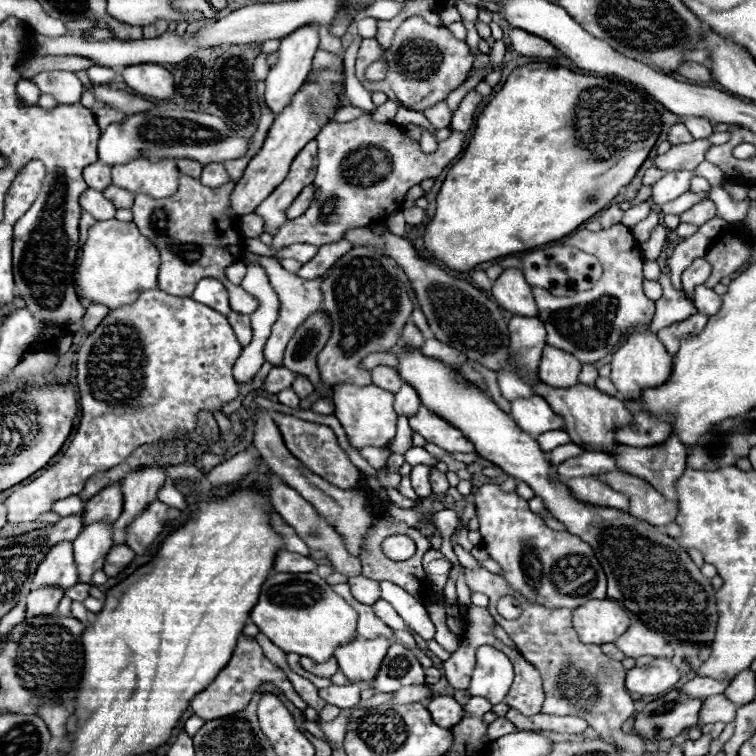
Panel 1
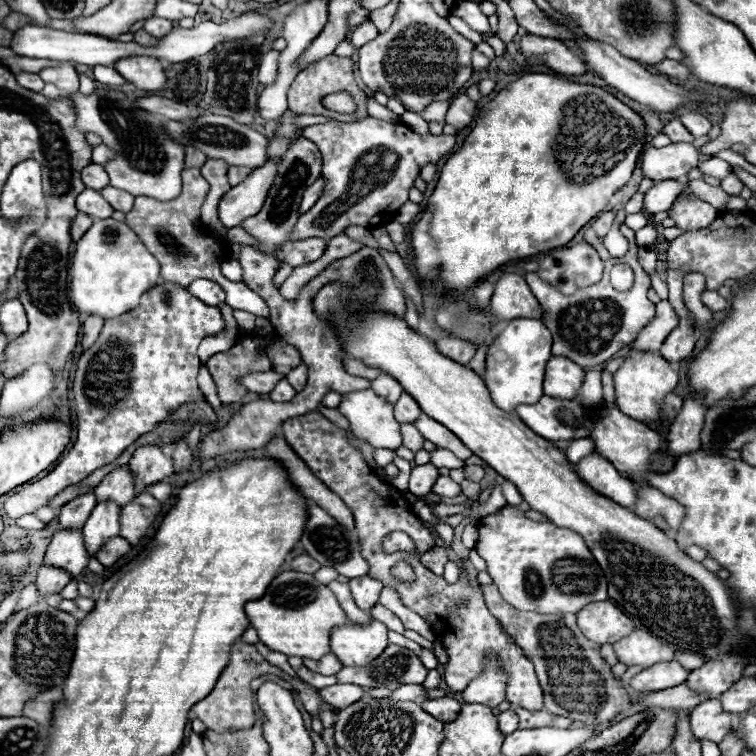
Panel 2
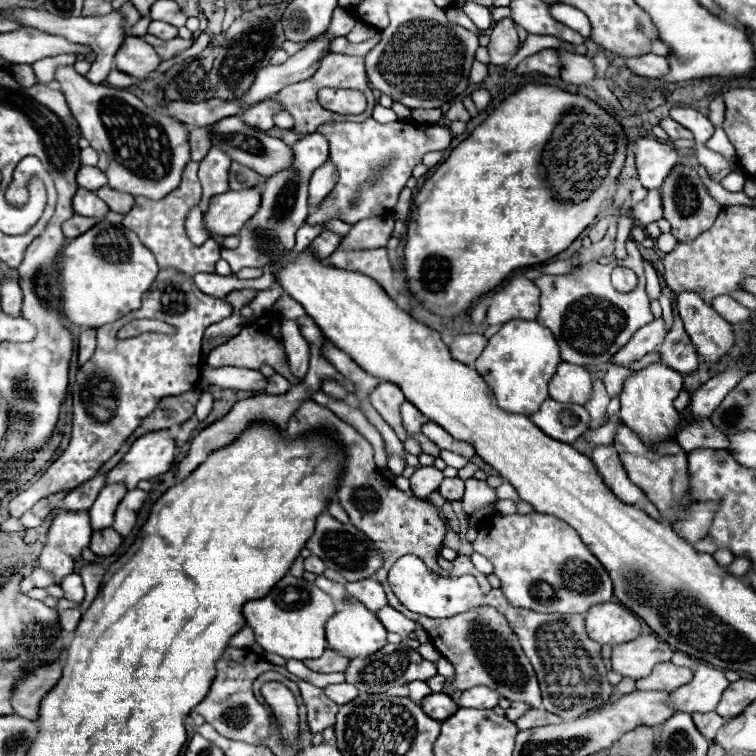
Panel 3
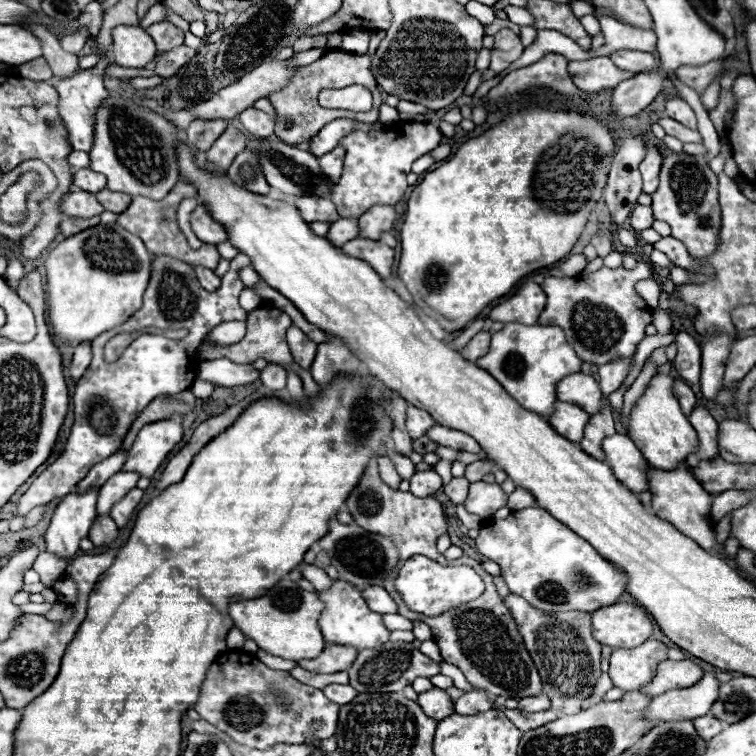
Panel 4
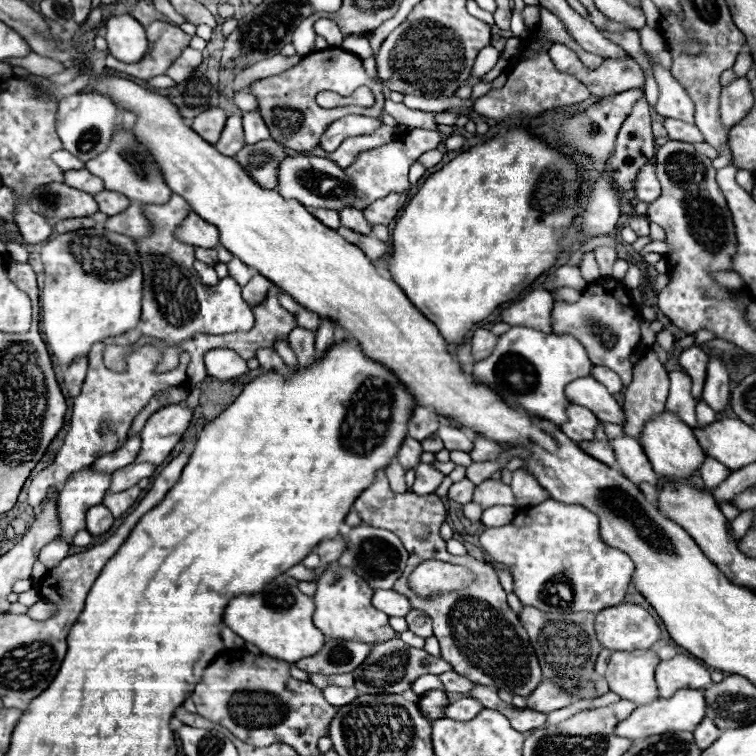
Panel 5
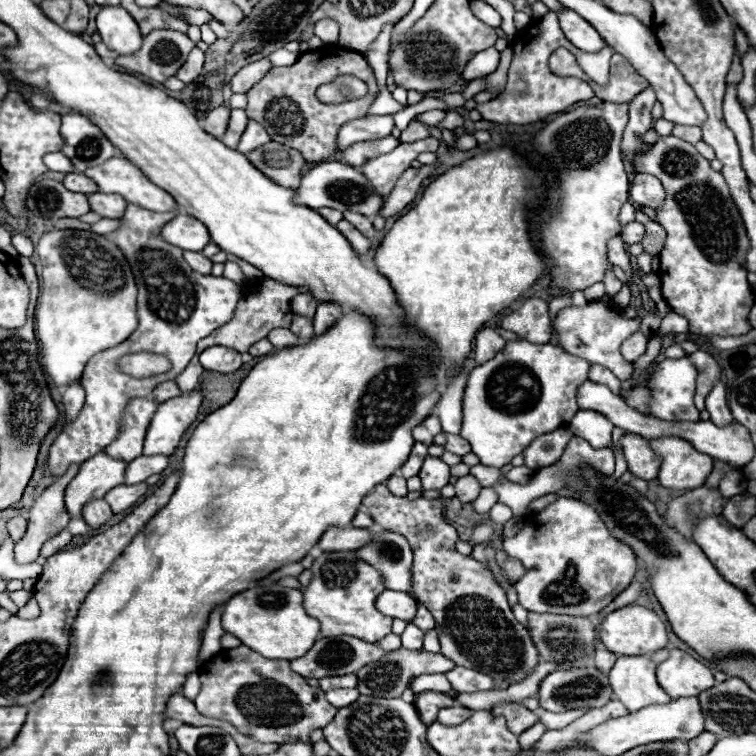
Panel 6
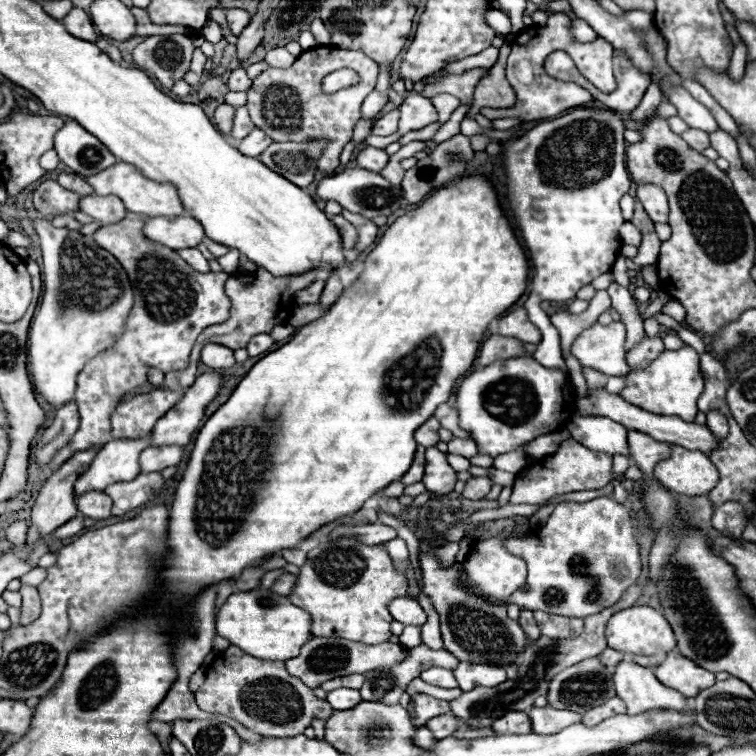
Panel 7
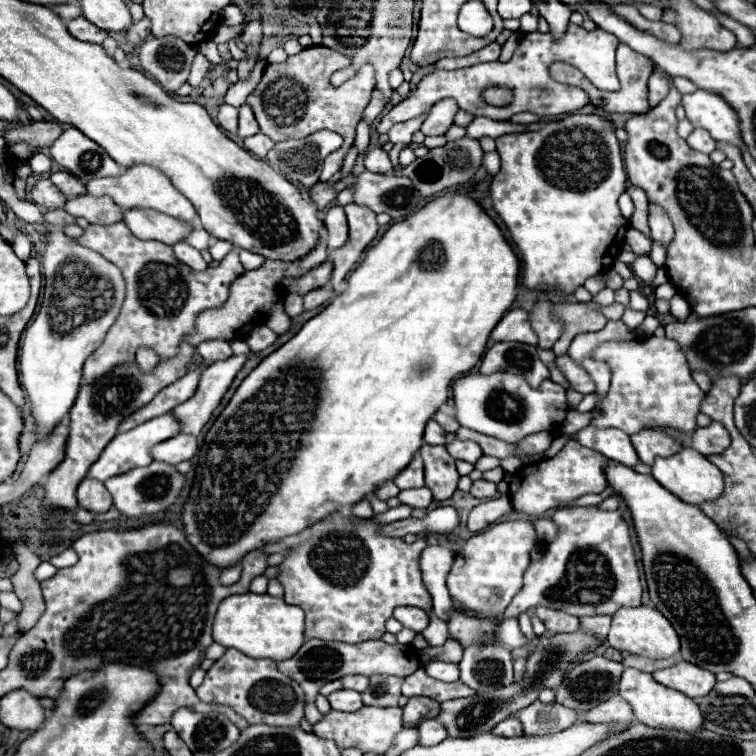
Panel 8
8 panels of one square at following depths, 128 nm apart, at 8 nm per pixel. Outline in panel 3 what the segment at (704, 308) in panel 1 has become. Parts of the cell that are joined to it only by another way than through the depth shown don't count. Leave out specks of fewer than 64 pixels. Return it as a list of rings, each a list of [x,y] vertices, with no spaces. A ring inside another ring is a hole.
[[[716,296],[716,300],[712,300],[712,308],[730,324],[740,324],[750,318],[750,310],[732,300],[730,296]]]

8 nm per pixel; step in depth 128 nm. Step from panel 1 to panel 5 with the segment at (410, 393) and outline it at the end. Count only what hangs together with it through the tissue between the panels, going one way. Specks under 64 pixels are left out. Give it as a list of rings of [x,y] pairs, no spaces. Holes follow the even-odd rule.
[[[416,406],[412,412],[412,418],[408,422],[408,434],[416,440],[424,440],[430,434],[434,434],[440,426],[440,416],[424,406]]]

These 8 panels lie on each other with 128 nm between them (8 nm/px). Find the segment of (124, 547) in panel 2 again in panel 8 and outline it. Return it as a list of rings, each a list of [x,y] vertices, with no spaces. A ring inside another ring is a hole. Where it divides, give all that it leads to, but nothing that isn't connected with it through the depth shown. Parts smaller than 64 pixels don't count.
[[[82,480],[78,486],[78,504],[94,514],[108,512],[112,508],[112,496],[98,480]]]

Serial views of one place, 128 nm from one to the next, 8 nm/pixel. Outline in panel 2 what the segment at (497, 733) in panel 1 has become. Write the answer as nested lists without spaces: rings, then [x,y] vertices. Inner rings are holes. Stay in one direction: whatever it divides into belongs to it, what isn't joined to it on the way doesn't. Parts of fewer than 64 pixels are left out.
[[[512,708],[506,710],[506,712],[502,712],[502,714],[498,716],[498,730],[500,730],[502,734],[508,736],[508,732],[514,732],[516,728],[518,728],[518,716],[514,714]]]

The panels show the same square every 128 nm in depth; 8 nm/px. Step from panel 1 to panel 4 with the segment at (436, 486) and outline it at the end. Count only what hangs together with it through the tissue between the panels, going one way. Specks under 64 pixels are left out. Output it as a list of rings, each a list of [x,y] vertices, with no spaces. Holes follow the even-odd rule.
[[[452,478],[446,486],[444,486],[444,494],[454,502],[454,504],[462,504],[468,496],[468,480],[466,478]]]

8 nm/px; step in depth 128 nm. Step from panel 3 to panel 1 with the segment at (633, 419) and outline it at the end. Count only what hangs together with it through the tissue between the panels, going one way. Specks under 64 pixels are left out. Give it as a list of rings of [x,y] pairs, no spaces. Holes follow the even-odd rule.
[[[632,332],[626,340],[618,346],[610,360],[610,380],[618,388],[618,392],[626,400],[638,400],[642,388],[654,388],[668,380],[672,370],[672,356],[666,352],[660,338],[652,332]]]

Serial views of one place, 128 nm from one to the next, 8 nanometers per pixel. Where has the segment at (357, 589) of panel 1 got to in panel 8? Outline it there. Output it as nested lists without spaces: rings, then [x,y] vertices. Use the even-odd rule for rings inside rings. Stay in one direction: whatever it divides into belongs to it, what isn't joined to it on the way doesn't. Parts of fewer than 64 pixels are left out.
[[[398,606],[394,610],[394,618],[402,622],[404,628],[422,632],[428,626],[428,614],[422,608],[414,608],[414,606]]]

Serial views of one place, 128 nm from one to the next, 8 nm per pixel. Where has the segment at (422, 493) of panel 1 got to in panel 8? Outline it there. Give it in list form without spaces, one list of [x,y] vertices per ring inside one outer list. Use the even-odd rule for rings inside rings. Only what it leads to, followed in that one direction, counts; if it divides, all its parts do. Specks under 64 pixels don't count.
[[[424,444],[420,448],[420,454],[424,458],[424,476],[426,486],[432,490],[436,500],[448,500],[458,486],[460,474],[456,472],[454,458],[446,452],[446,446],[428,446]]]

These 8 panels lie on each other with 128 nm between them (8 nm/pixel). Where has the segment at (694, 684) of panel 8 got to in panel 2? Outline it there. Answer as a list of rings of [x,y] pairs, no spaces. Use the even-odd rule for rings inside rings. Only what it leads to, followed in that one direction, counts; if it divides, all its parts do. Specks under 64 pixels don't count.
[[[672,660],[672,662],[652,664],[650,668],[642,670],[630,680],[630,686],[640,692],[658,692],[678,686],[686,682],[686,678],[688,678],[688,670],[682,668],[676,660]]]

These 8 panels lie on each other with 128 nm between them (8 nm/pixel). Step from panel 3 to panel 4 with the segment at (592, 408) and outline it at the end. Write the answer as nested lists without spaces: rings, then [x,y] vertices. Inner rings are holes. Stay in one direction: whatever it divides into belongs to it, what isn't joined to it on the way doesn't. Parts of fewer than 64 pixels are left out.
[[[604,394],[604,402],[602,402],[602,410],[598,414],[592,414],[586,428],[584,428],[584,438],[580,440],[580,448],[584,452],[590,452],[590,456],[604,460],[604,452],[600,448],[602,440],[616,434],[614,430],[614,418],[612,418],[612,408],[608,402],[608,396]]]

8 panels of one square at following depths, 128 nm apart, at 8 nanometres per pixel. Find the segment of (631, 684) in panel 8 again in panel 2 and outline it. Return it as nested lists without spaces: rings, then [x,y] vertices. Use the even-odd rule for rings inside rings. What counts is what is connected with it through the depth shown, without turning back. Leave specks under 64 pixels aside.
[[[634,630],[630,636],[624,636],[624,640],[618,640],[614,650],[618,660],[626,666],[638,664],[648,668],[658,662],[674,660],[674,650],[644,630]]]

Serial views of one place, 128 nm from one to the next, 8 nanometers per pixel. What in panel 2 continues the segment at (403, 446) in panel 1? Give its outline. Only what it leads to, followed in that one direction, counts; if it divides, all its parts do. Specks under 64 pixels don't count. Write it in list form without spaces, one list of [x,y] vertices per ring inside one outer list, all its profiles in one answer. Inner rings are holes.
[[[400,424],[400,432],[402,432],[402,444],[410,450],[420,450],[424,446],[424,438],[418,434],[418,430],[412,424]]]

